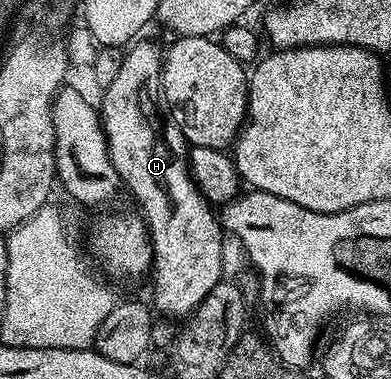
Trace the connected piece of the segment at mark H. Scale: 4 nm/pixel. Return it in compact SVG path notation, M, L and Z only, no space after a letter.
M138 40L136 43L128 46L125 58L123 59L123 67L119 67L119 75L115 75L115 83L104 86L103 93L105 93L105 98L102 99L101 105L99 101L101 125L105 129L105 141L109 144L111 163L115 167L117 174L121 176L122 186L124 186L128 192L130 189L130 191L133 192L134 199L141 204L142 210L140 209L140 212L143 214L143 220L149 231L149 242L153 244L151 278L153 277L154 302L152 301L152 304L155 306L158 314L166 313L169 317L188 318L198 307L200 307L203 301L207 299L207 295L210 291L212 291L212 289L223 279L223 273L221 273L221 237L223 238L223 226L219 220L218 214L215 212L214 206L210 205L203 194L197 190L197 184L193 182L192 177L189 175L189 159L187 156L187 142L185 136L181 134L177 125L172 123L166 123L166 125L164 125L164 123L161 122L161 113L163 117L163 94L161 92L162 46L157 46L153 41L140 41L141 40Z

